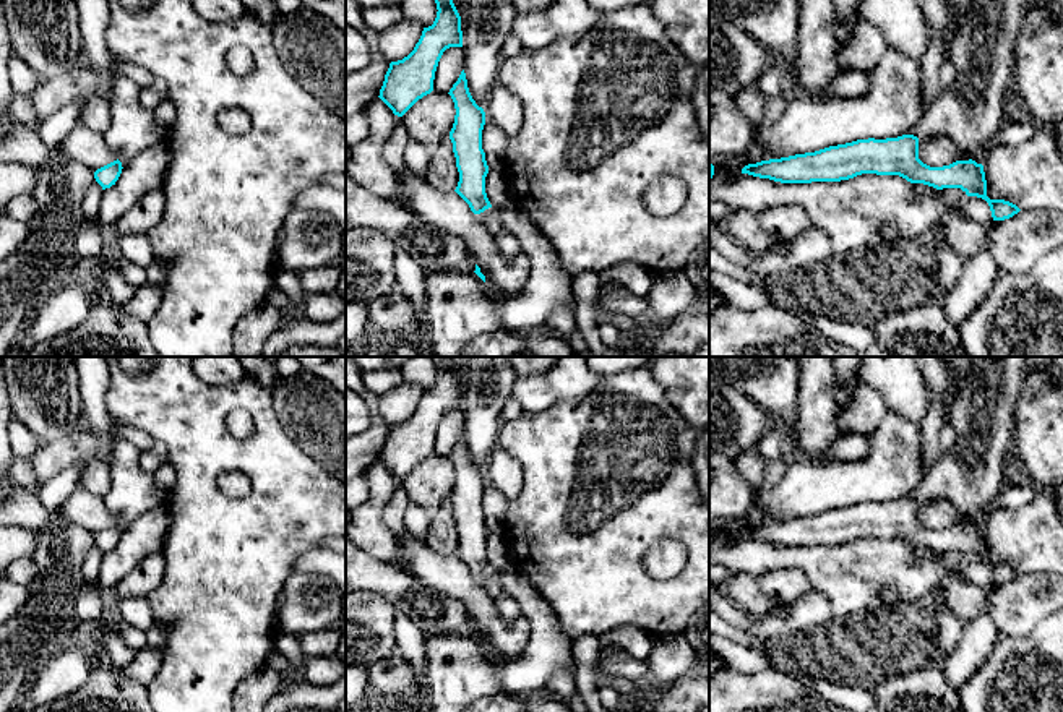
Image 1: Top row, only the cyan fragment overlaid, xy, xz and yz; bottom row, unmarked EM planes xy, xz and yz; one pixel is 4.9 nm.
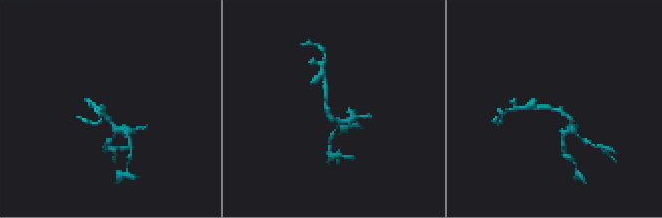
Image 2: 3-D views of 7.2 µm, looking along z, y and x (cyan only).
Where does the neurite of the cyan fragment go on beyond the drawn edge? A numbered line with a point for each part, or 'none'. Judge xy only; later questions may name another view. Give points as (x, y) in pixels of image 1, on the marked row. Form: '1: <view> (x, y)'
1: xy (132, 130)

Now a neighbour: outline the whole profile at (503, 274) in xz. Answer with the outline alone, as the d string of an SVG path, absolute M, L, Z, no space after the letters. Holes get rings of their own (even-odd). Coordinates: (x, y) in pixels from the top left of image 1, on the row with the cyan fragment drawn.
M407 169L398 172L398 183L407 188L409 209L420 222L458 235L467 243L472 259L493 294L516 295L524 289L531 274L529 256L523 250L511 256L501 255L493 235L456 191L441 193L424 175Z

